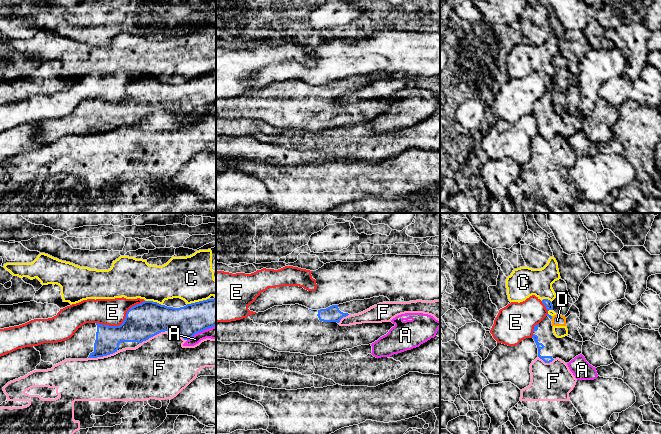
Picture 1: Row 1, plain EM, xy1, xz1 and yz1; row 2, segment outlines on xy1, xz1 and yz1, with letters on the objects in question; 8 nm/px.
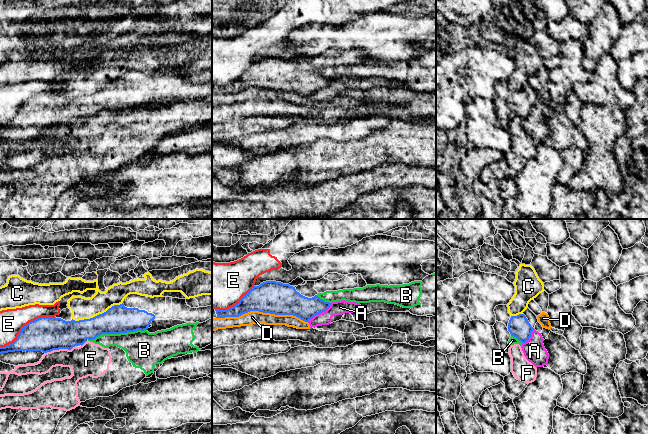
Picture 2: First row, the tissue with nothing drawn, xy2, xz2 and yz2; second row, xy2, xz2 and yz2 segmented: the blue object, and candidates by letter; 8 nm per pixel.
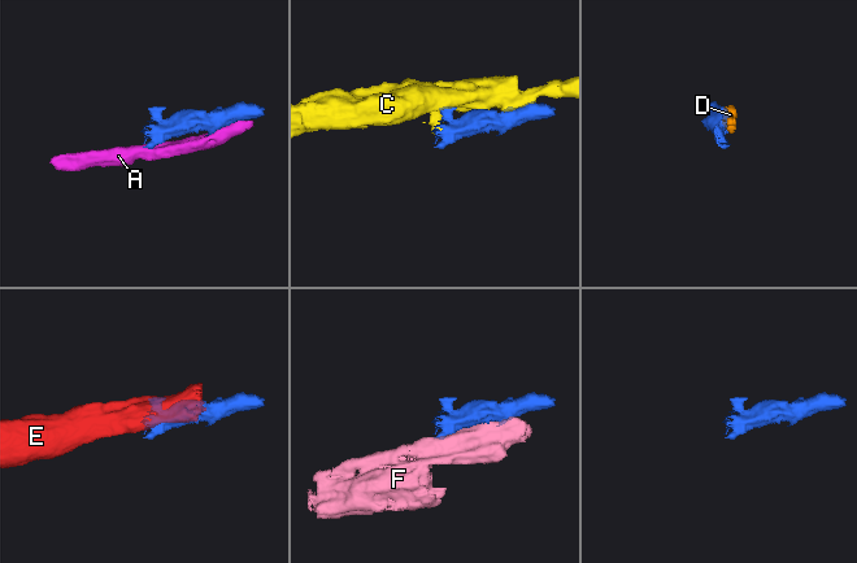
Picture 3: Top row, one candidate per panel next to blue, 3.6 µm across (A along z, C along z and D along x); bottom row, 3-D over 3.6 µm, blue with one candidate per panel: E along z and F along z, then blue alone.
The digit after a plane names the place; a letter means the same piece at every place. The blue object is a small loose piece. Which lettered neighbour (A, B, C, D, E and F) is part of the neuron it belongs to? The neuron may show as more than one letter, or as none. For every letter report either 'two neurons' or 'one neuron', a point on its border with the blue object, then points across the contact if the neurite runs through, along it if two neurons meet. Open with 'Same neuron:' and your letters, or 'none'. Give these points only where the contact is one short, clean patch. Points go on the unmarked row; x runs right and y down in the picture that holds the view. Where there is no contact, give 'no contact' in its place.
Same neuron: none
A: two neurons | xz2 (319, 88)
B: two neurons | xy2 (117, 109)
C: two neurons | xy2 (97, 91)
D: two neurons | xz2 (262, 87)
E: two neurons | xy2 (25, 101)
F: two neurons | xy2 (59, 124)

